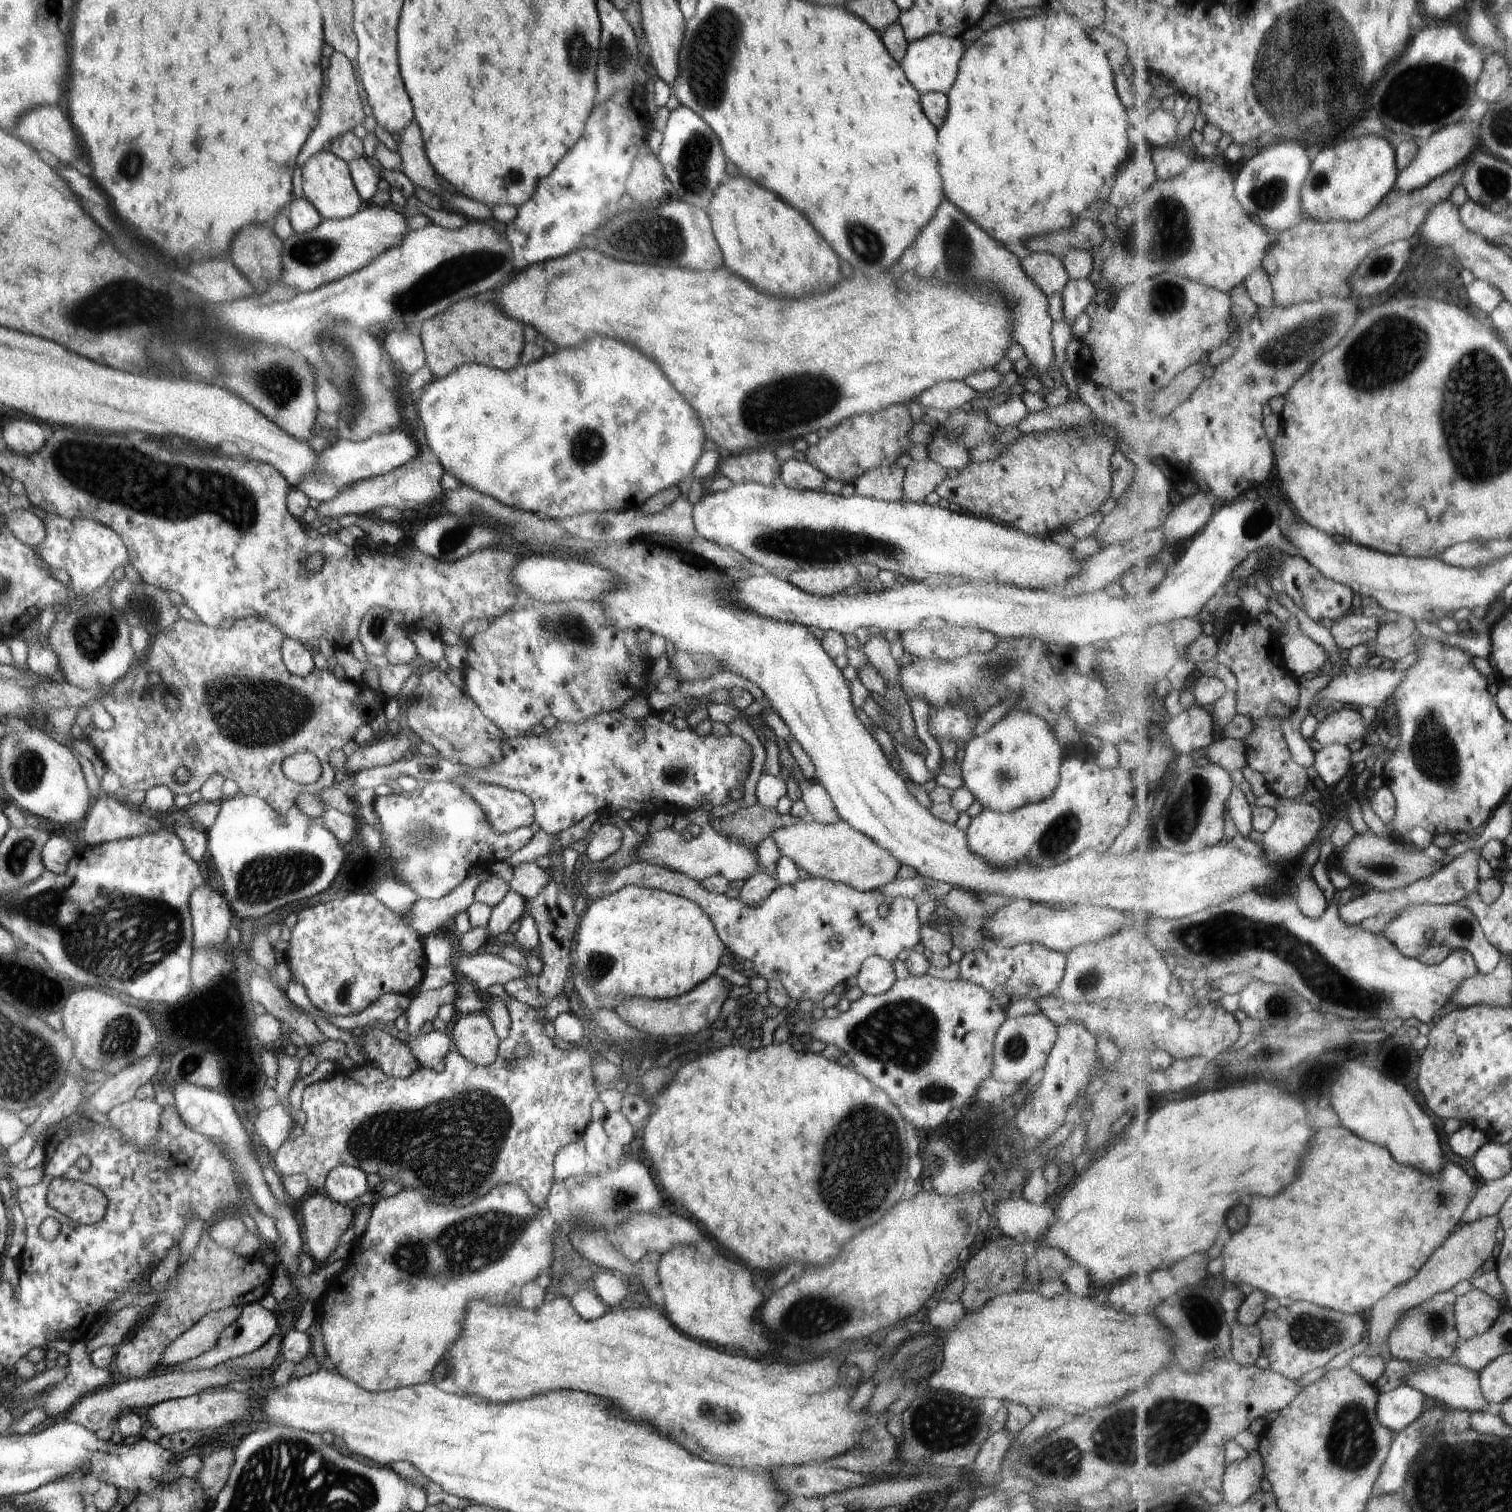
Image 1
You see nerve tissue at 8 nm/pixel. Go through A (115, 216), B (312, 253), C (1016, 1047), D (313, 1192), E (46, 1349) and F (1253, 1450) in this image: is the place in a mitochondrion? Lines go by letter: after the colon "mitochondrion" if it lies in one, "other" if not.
A: other
B: mitochondrion
C: mitochondrion
D: other
E: other
F: other

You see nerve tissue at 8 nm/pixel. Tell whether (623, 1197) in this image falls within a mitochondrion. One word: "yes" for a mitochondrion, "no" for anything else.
yes

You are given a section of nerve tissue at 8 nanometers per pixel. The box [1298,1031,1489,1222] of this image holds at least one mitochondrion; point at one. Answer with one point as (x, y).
(1446, 1198)

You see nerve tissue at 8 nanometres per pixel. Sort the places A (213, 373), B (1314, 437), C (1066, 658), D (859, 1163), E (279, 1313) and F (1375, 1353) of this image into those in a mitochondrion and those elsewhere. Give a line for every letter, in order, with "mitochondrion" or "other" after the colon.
A: mitochondrion
B: other
C: other
D: mitochondrion
E: other
F: other

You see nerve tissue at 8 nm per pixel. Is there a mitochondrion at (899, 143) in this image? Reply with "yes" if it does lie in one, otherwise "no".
no

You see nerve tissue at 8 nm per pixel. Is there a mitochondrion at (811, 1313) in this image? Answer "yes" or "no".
yes

